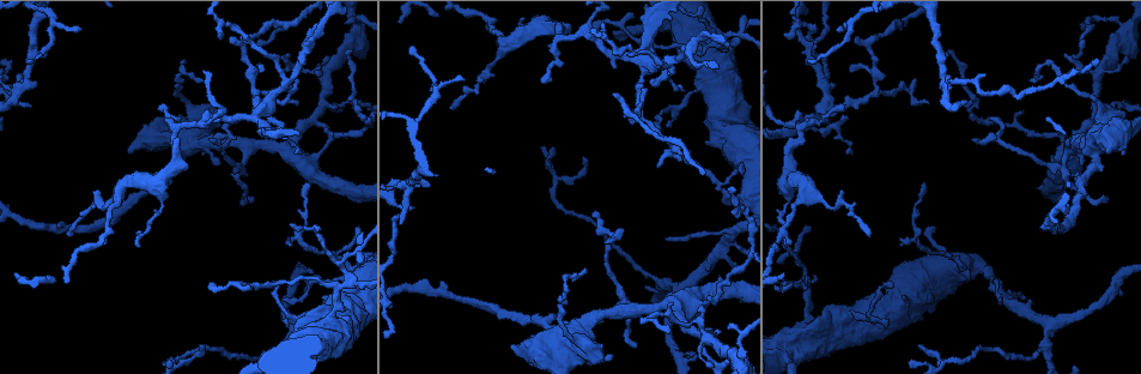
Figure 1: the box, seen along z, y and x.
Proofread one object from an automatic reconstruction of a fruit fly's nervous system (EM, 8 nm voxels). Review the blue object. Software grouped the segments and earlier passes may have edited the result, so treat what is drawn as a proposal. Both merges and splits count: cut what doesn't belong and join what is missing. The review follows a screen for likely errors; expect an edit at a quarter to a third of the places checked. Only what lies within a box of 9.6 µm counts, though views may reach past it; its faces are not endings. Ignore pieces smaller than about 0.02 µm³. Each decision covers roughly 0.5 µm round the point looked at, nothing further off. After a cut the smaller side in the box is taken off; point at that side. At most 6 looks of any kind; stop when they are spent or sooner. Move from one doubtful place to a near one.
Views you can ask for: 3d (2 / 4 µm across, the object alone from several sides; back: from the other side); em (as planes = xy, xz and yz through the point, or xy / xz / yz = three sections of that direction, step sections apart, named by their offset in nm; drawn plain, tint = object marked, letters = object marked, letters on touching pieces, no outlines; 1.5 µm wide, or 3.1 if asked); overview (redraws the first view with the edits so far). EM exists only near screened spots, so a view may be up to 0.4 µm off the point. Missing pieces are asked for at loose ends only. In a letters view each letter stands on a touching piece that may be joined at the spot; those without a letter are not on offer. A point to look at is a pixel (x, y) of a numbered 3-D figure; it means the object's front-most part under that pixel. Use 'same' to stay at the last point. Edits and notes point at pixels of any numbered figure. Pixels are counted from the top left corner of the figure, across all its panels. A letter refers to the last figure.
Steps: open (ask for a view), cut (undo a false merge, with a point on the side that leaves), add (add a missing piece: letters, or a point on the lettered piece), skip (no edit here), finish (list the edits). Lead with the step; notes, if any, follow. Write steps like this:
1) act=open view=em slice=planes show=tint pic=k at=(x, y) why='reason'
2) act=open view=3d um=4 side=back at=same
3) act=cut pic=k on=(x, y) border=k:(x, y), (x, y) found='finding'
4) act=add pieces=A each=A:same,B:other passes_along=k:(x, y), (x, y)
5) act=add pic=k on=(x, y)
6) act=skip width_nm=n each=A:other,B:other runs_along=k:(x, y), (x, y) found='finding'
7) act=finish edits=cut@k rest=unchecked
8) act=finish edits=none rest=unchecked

act=open view=em slice=planes show=tint pic=1 at=(621, 229) why='branch stops here'

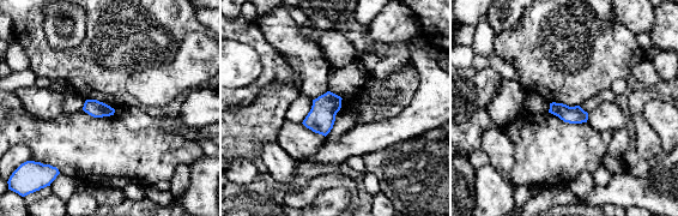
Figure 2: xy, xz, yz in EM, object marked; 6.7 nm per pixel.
act=open view=em slice=planes show=letters at=same

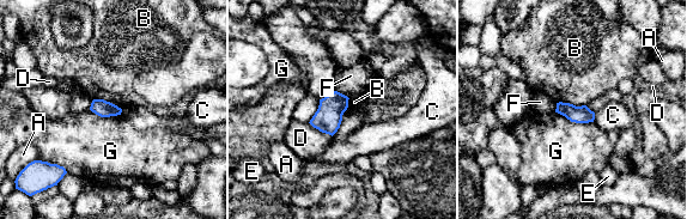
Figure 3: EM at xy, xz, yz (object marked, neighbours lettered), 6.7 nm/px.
act=skip each=A:other,B:other,C:other,D:other,E:other,F:other,G:other found='no lettered piece goes on from it'

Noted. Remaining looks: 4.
act=open view=3d um=4 pic=1 at=(929, 103) why='tapers out'

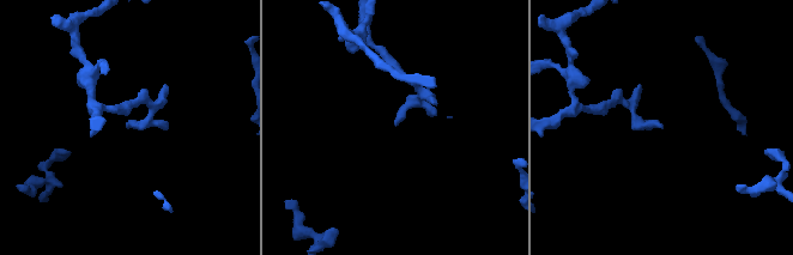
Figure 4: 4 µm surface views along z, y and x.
act=open view=em slice=xy step=4 show=plain pic=4 at=(128, 128)

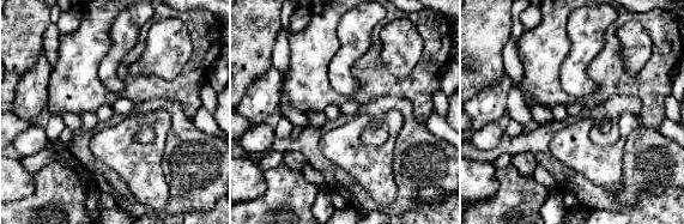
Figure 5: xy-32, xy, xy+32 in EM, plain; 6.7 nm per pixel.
act=open view=em slice=xy step=4 show=letters at=same

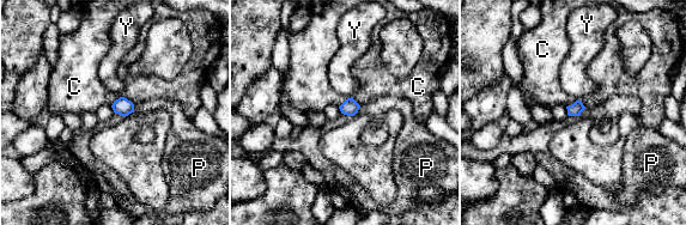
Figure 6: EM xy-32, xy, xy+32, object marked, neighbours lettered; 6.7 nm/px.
act=skip longest_contact=C:160nm each=C:other,P:other,Y:other border=6:(111, 103), (126, 97), (134, 104) found='none of them fits'

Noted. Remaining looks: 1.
act=finish edits=none rest=unchecked

